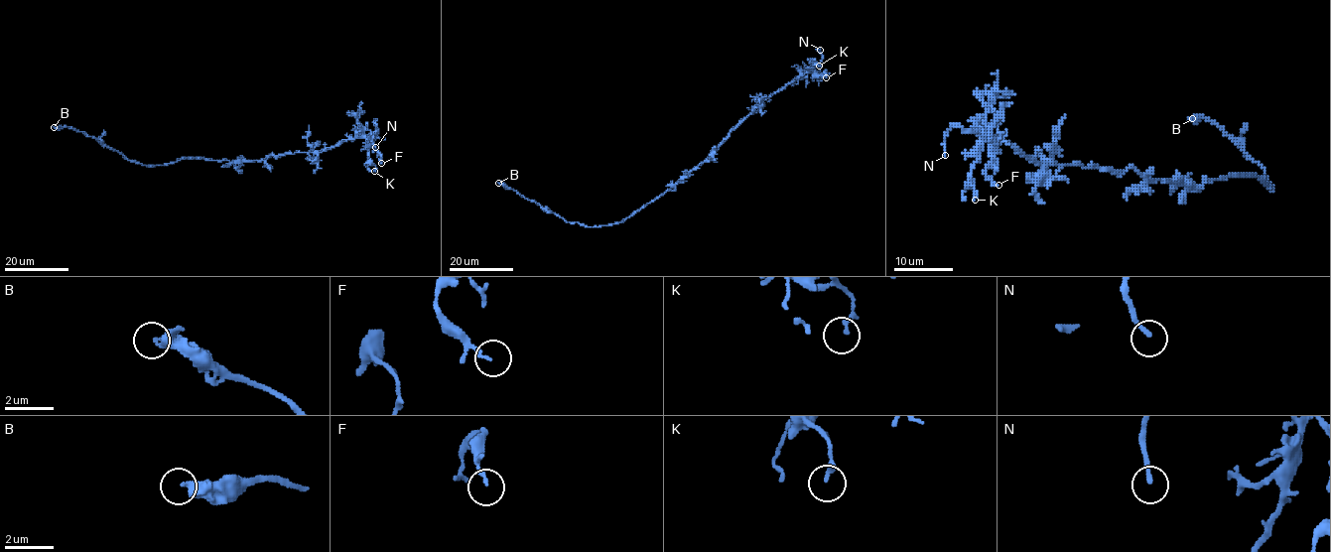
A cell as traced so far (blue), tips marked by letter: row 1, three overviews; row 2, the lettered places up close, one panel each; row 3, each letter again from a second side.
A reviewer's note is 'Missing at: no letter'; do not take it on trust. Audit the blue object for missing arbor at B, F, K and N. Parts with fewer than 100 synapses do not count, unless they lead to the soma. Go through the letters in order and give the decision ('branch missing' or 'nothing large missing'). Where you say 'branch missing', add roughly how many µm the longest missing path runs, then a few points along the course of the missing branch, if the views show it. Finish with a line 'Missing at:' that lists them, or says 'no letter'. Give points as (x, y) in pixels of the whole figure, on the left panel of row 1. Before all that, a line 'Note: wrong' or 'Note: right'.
Note: wrong
B: nothing large missing
F: nothing large missing
K: nothing large missing
N: branch missing | 50 µm
Missing at: N

